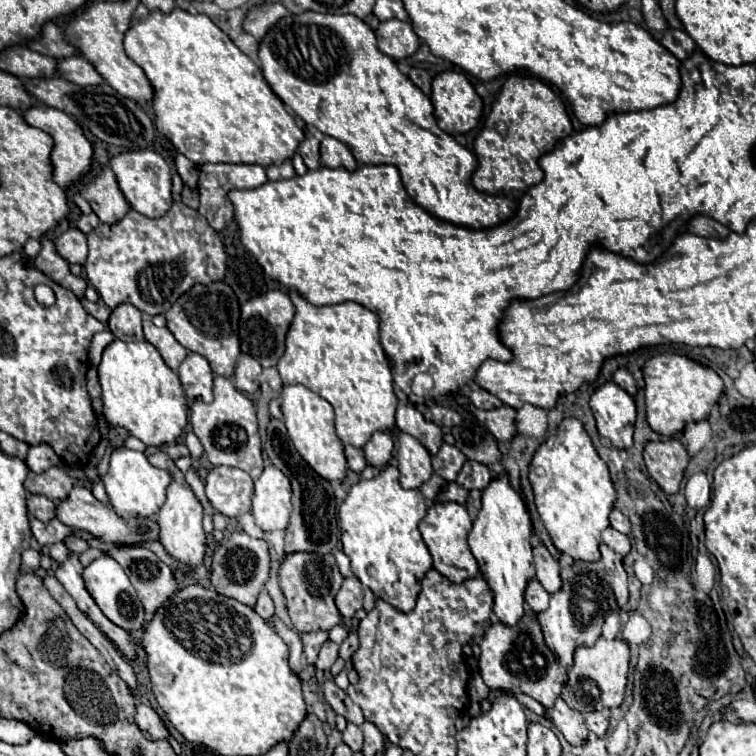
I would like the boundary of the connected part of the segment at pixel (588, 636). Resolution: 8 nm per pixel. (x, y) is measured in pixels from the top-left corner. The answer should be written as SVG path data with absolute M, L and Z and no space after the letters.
M602 544L602 558L598 562L574 562L572 568L562 570L562 588L550 596L548 610L538 614L544 642L556 654L556 662L572 666L576 646L594 646L600 638L600 628L606 614L622 608L628 602L628 576L622 558Z

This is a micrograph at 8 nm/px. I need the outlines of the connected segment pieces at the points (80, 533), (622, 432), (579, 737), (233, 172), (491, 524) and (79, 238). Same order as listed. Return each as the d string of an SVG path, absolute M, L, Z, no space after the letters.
M30 516L30 528L34 538L40 542L40 546L48 546L48 544L56 544L56 542L64 542L64 538L68 536L78 536L82 540L92 540L92 534L84 532L84 530L76 530L70 526L64 526L62 522L58 522L56 518L50 522L40 522L38 518Z
M606 382L592 394L590 408L600 436L610 440L614 448L628 450L634 444L632 432L636 422L636 404L622 388L614 382Z
M558 698L556 706L548 710L548 716L570 744L582 746L588 740L588 726L584 722L584 716L578 710L568 708L562 698Z
M202 164L200 166L200 212L214 230L222 230L228 220L234 220L228 190L232 186L252 188L266 182L266 172L258 164Z
M506 476L490 482L484 488L482 510L468 534L468 544L480 566L482 578L494 594L494 616L504 626L516 626L524 616L524 592L534 578L530 538L532 522L520 492L510 488Z
M68 228L64 234L60 234L54 240L56 252L68 262L68 264L84 264L84 258L88 254L86 236L78 228Z

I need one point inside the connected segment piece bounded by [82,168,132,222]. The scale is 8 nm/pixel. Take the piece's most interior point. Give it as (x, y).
(104, 196)

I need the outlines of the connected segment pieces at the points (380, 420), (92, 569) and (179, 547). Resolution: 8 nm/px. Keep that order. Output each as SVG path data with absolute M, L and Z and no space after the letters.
M288 290L288 296L296 314L286 334L286 350L276 366L282 384L302 384L328 400L336 414L338 438L362 448L376 430L394 426L398 406L392 372L378 342L378 316L358 302L312 306L296 290Z
M100 556L96 558L88 568L84 568L84 582L86 582L86 590L90 592L90 596L94 598L94 602L98 604L98 608L104 612L104 616L114 622L116 626L124 628L124 630L140 630L144 628L146 620L144 620L144 608L140 598L136 596L134 586L130 584L126 572L122 570L122 566L110 558L110 556Z
M180 470L172 472L174 480L168 486L168 498L158 510L158 526L160 526L160 544L164 550L176 558L184 568L198 568L204 564L206 554L206 532L202 528L202 504L196 500L190 486L184 482Z

